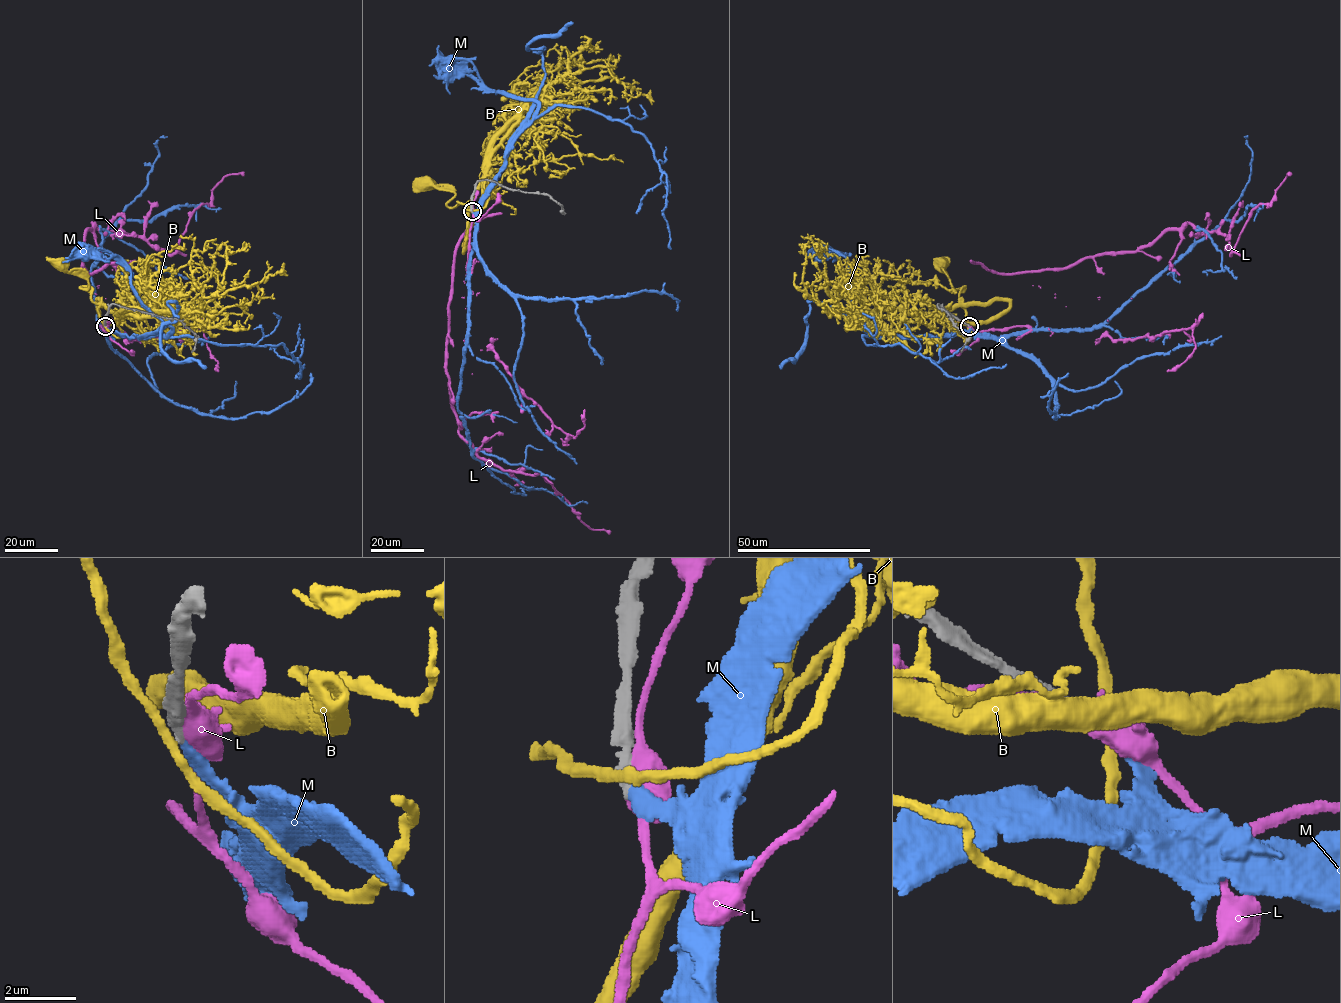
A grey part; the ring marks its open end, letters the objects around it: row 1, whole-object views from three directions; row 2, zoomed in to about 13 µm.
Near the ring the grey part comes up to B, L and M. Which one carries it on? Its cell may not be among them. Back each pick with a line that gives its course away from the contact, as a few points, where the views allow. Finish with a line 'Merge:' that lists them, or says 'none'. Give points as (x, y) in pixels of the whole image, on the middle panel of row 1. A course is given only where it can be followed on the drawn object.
M: course (471, 211), (477, 211), (486, 188), (503, 169), (512, 135), (534, 100), (486, 91), (466, 71), (447, 65)
Merge: M

